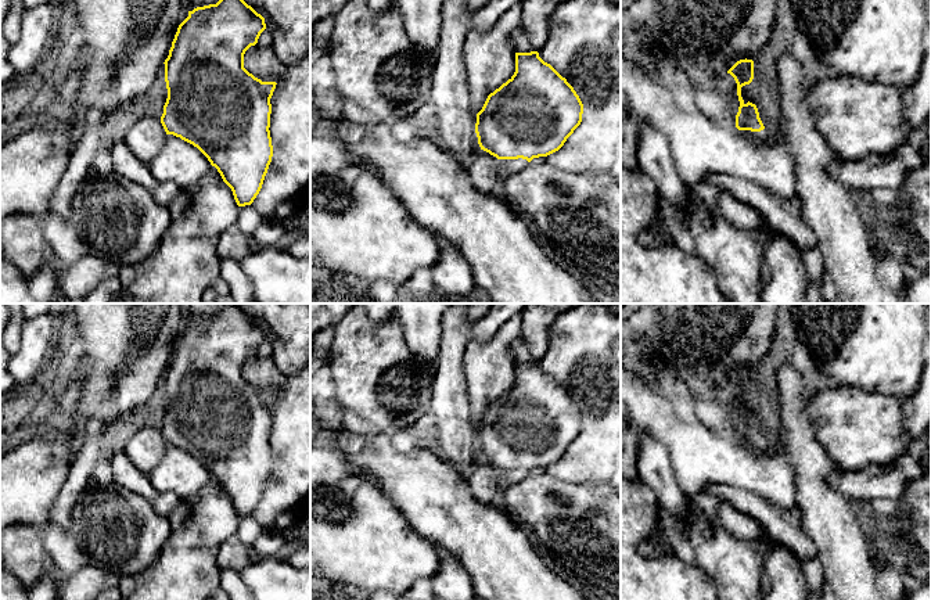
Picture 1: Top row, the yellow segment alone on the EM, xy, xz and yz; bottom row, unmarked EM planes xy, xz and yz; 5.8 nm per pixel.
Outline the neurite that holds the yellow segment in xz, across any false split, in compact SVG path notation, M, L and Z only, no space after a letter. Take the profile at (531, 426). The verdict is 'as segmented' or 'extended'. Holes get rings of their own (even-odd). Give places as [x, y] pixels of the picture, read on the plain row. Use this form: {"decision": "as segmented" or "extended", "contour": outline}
{"decision": "extended", "contour": "M450 303L442 319L441 348L432 378L429 412L435 416L435 436L441 457L468 477L478 455L497 470L547 467L558 461L582 432L583 414L574 398L538 362L515 363L515 382L490 403L477 424L471 416L464 376L464 351L471 341L467 303Z"}

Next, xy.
{"decision": "extended", "contour": "M237 303L216 315L197 317L179 335L165 370L168 409L162 427L133 428L125 438L125 452L143 473L162 460L168 445L197 457L231 499L238 517L251 515L259 504L273 467L270 409L276 392L262 392L244 378L245 362L266 339L265 328Z"}

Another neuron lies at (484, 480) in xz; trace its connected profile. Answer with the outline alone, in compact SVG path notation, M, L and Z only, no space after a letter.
M481 460L467 477L474 500L490 506L499 502L499 470Z

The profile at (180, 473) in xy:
M166 445L162 460L148 477L159 493L170 492L183 500L197 495L209 482L211 473L193 455Z

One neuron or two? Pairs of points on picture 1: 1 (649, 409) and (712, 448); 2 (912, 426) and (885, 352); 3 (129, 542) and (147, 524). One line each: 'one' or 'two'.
1: one
2: two
3: one

